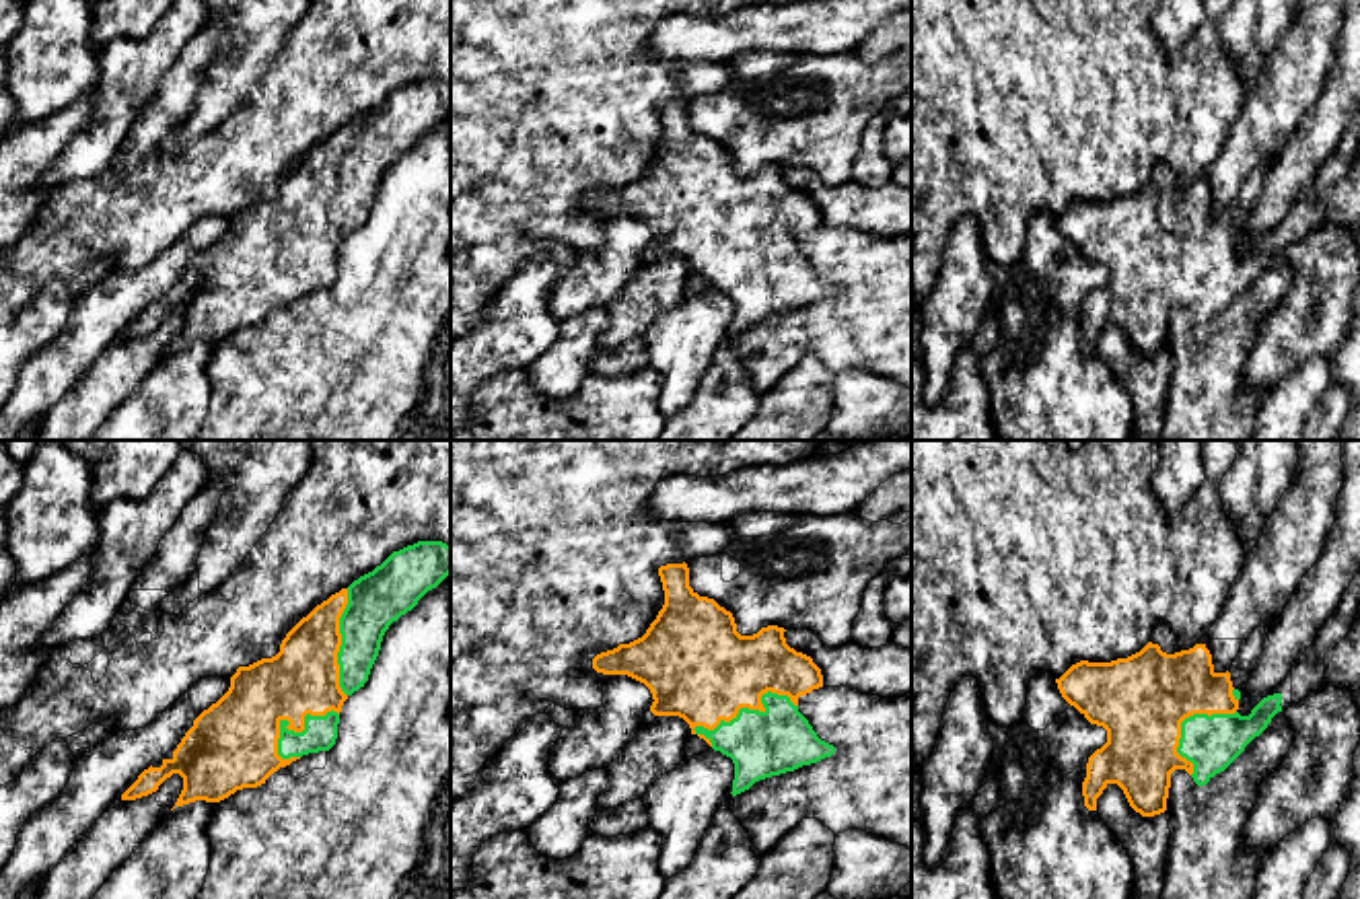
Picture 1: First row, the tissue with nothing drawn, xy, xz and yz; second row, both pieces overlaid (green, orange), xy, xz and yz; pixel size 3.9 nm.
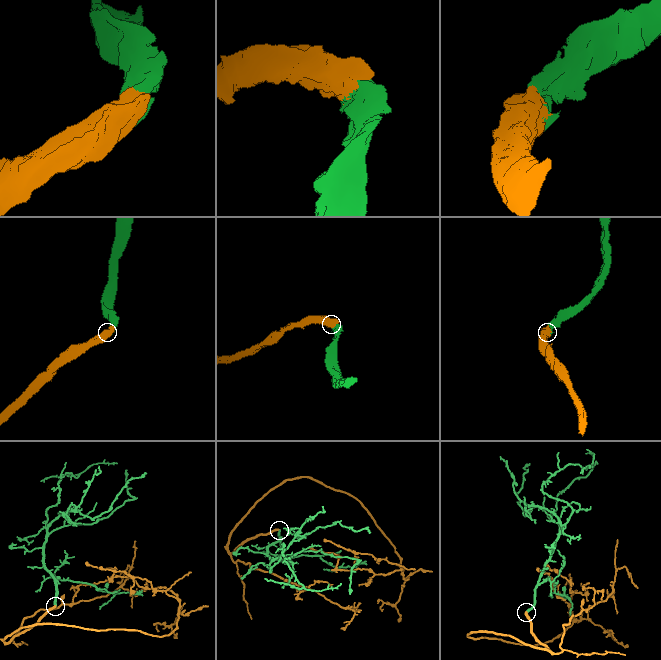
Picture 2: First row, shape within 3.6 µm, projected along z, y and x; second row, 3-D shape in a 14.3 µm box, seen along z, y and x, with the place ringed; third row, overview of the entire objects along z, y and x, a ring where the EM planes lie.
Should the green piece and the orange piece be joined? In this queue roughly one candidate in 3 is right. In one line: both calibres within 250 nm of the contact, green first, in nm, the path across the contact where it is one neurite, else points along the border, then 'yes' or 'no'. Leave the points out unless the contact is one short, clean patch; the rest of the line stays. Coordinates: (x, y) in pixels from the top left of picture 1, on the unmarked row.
calibres 260 and 400 nm; yes

